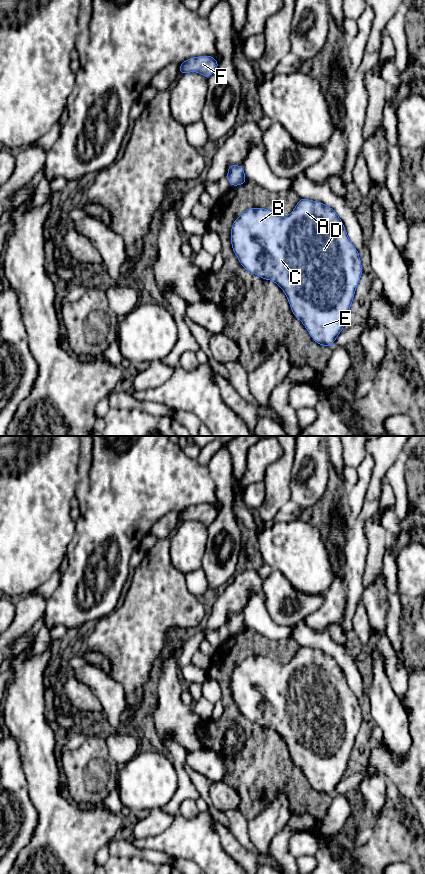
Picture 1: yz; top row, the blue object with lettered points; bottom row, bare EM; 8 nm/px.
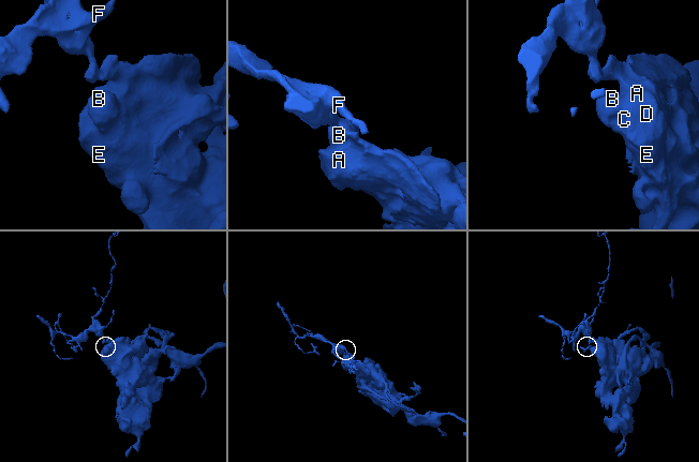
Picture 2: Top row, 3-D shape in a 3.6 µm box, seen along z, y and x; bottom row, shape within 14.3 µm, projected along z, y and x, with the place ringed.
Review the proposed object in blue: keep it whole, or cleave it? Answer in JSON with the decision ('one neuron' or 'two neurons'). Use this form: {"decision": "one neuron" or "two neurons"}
{"decision": "two neurons"}

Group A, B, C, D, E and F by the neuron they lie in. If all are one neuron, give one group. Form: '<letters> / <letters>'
A B C D E / F

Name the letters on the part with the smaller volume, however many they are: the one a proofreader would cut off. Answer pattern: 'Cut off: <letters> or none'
Cut off: F

